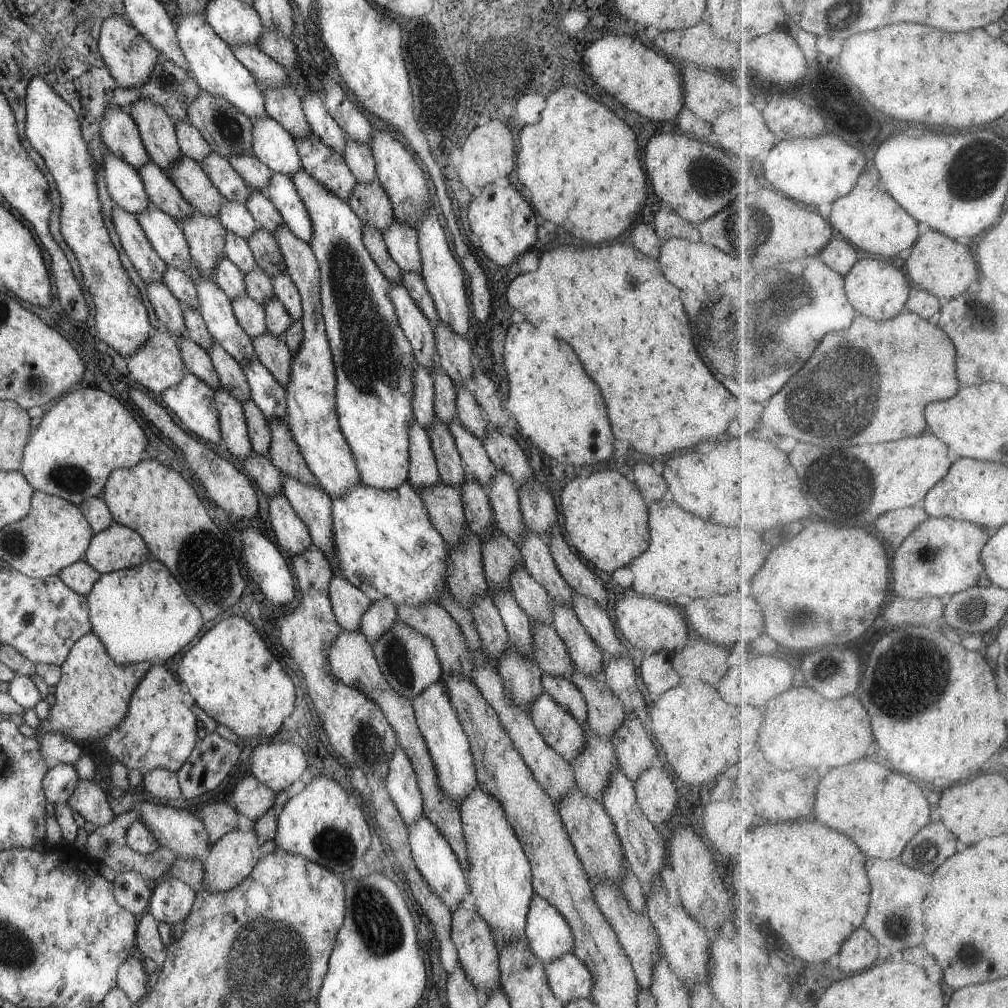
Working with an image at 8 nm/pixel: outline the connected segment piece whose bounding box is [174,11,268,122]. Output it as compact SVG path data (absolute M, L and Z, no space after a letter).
M184 13L174 19L175 32L180 51L183 53L193 80L202 91L224 98L252 122L258 117L268 115L265 101L255 77L234 57L229 45L218 37L208 25L202 13Z

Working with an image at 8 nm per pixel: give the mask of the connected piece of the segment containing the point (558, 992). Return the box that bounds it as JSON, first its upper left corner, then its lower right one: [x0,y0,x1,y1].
[543,953,592,1005]

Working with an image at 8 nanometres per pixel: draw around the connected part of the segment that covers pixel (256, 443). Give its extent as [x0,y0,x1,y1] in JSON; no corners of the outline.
[242,398,271,456]

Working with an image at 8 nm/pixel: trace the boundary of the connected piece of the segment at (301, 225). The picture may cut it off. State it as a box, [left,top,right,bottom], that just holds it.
[263,173,313,240]

